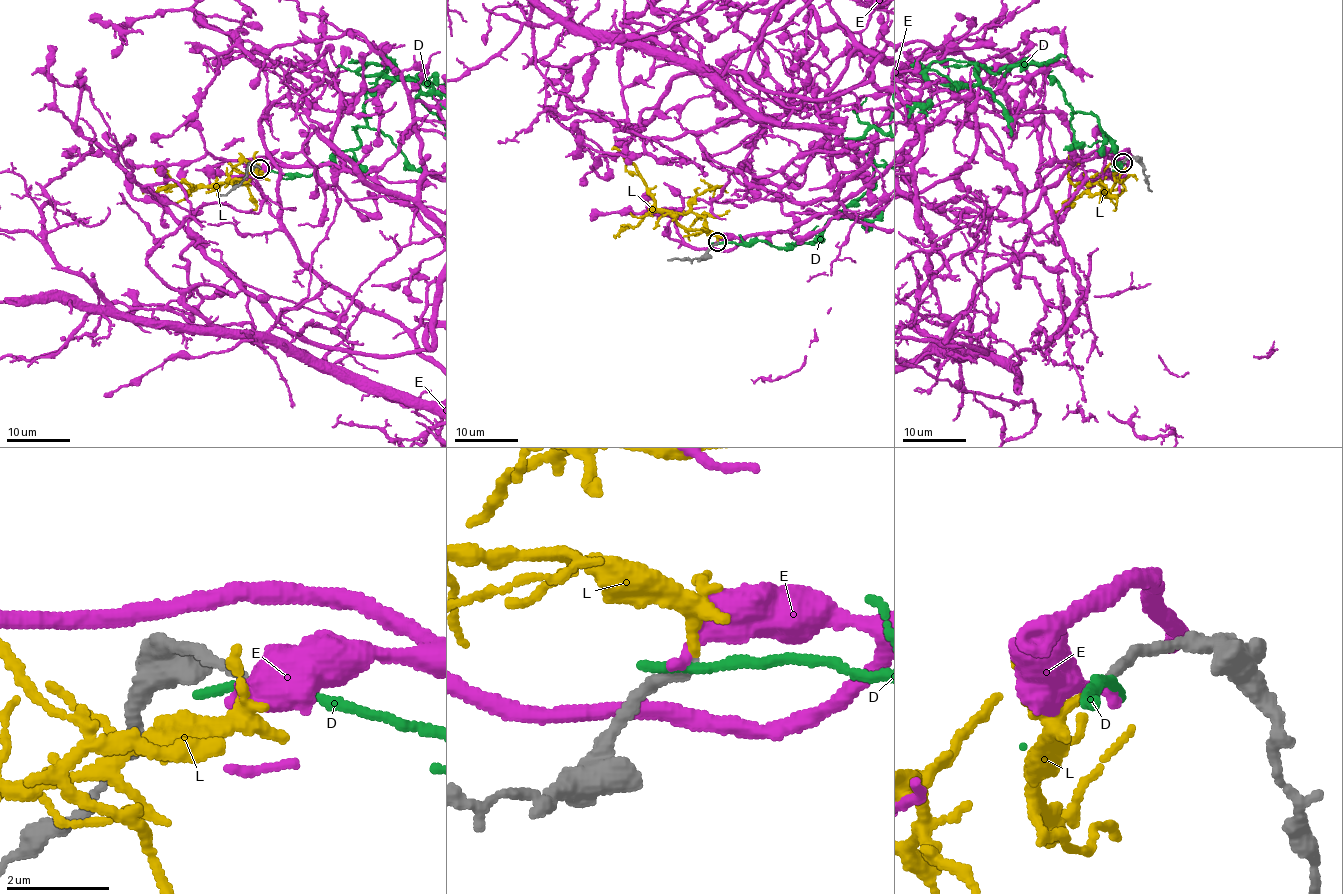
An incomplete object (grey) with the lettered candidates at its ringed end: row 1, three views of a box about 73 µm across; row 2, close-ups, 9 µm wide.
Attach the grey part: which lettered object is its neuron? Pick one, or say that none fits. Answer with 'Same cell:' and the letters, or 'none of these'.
Same cell: L

